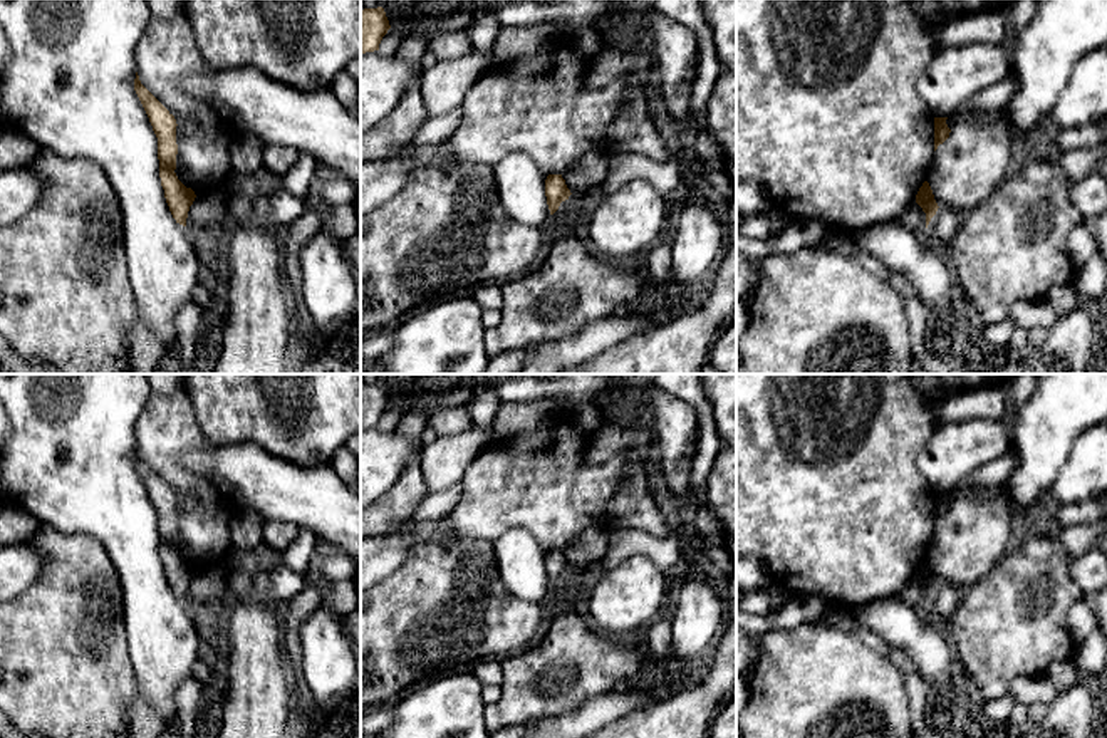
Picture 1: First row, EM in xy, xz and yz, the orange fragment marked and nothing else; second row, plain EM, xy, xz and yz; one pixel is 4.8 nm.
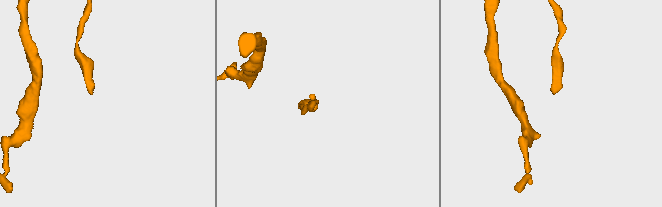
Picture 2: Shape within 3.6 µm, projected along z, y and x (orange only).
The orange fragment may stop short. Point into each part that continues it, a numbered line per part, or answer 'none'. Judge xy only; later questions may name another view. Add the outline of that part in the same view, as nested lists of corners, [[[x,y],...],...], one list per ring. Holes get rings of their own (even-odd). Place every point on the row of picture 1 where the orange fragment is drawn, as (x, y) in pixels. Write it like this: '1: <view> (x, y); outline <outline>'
none

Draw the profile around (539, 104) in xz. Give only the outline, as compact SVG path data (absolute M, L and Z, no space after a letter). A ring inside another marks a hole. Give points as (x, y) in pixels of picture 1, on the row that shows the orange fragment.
M567 39L540 54L495 62L466 92L461 122L448 139L421 146L413 156L361 164L361 216L391 201L414 166L455 161L493 168L510 153L522 151L543 173L564 174L587 154L609 153L607 127L626 102L627 77L614 79L604 87L587 87L590 62Z

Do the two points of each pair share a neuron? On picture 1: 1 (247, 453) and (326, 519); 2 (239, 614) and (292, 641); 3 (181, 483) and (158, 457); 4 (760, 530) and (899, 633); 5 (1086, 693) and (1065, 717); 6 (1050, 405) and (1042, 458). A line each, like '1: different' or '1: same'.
1: same
2: different
3: same
4: different
5: same
6: same

